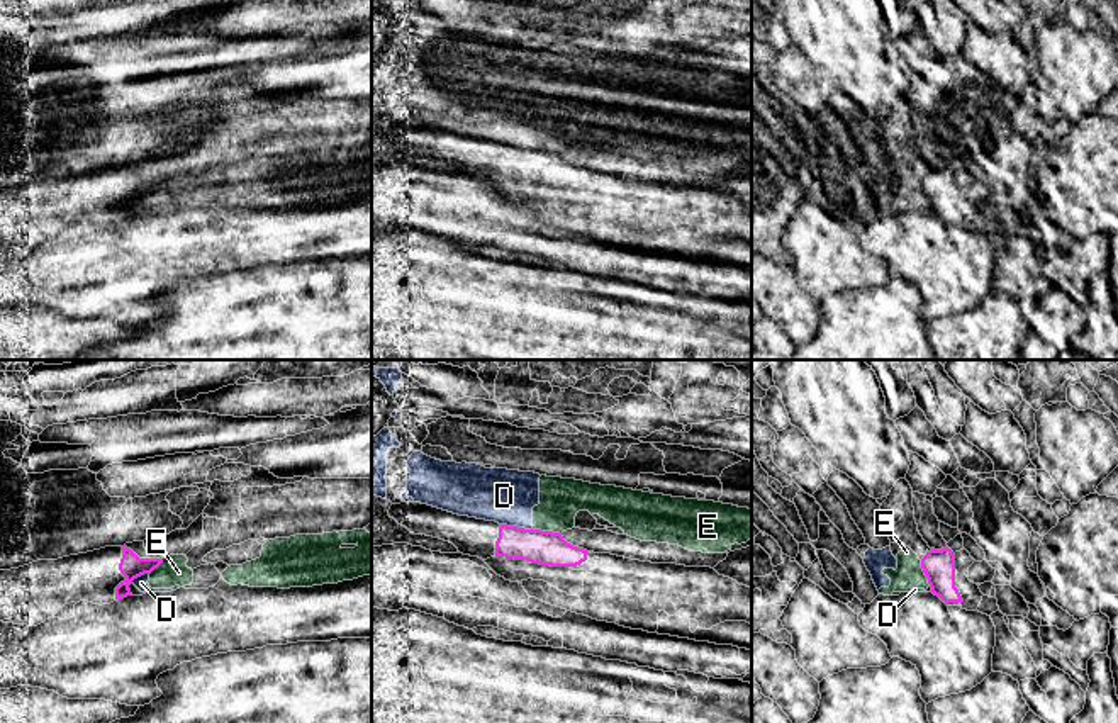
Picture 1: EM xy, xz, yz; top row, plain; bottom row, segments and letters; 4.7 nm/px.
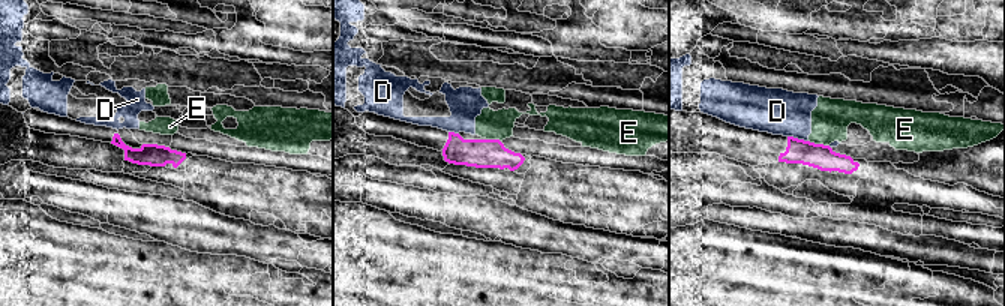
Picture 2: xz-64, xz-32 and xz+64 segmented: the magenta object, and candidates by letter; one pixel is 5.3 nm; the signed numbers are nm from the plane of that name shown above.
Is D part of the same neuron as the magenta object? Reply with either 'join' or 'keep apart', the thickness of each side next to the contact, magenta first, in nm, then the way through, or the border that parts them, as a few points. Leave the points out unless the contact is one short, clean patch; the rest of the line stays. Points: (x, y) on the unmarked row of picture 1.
keep apart | 160/260 nm | along xz (501, 143), (531, 148)

